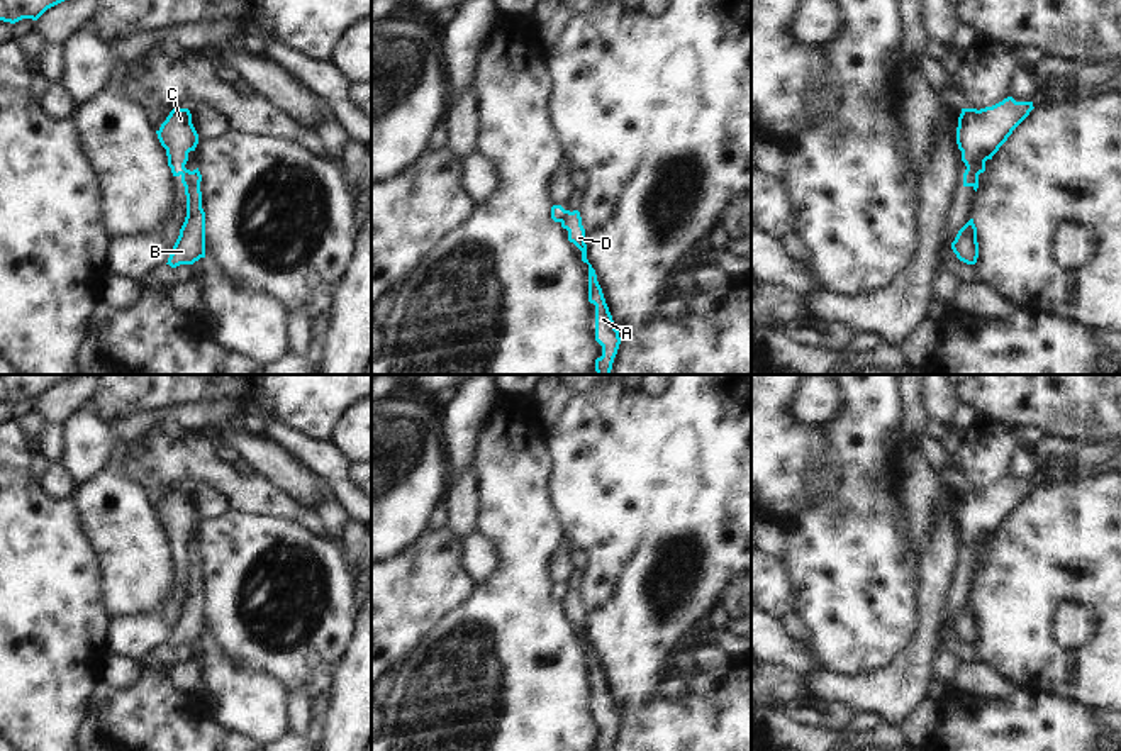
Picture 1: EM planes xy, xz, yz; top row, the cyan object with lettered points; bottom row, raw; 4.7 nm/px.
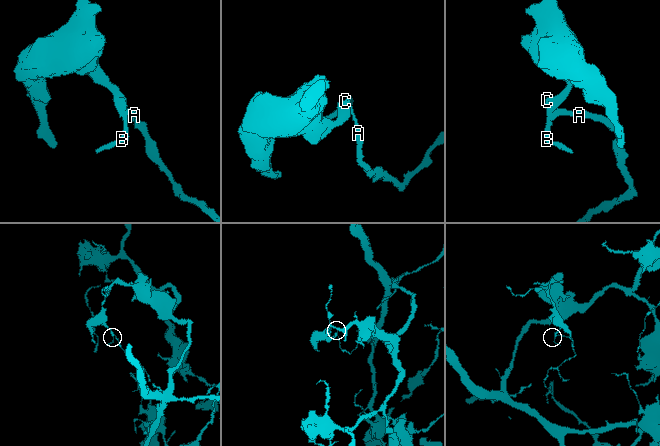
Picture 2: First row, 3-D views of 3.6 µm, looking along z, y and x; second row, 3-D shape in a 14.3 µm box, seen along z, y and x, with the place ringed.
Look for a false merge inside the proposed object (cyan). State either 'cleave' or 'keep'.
cleave

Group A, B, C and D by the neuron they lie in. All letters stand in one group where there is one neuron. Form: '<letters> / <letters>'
A B D / C

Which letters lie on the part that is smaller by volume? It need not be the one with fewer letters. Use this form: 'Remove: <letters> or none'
Remove: A, B, D

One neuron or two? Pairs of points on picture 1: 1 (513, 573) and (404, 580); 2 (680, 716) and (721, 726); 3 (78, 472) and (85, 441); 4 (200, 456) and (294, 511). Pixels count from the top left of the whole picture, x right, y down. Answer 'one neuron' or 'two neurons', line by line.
1: two neurons
2: one neuron
3: one neuron
4: one neuron

